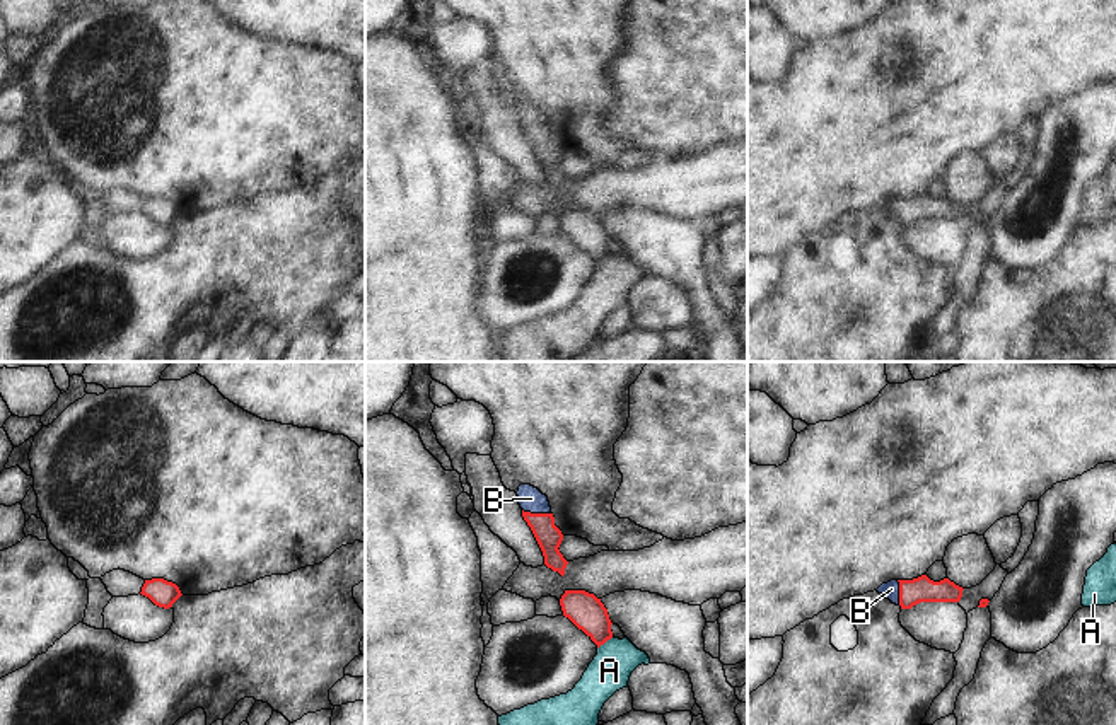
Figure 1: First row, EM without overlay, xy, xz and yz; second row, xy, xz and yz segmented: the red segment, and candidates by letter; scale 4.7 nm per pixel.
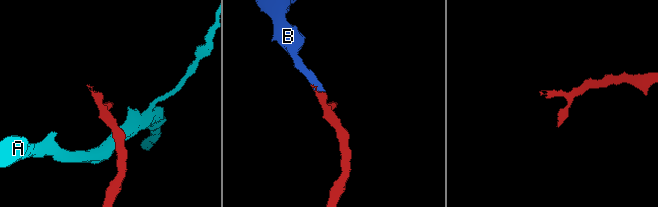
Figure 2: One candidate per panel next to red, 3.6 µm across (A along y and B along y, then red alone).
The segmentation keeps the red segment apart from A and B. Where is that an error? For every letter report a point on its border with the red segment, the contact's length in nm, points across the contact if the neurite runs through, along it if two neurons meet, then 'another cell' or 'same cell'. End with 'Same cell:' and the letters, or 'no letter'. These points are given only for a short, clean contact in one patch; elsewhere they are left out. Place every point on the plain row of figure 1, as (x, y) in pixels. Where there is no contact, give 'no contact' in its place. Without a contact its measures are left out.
A: xz (604, 260) | 100 nm | along xz (613, 255), (598, 266) | another cell
B: xz (536, 132) | 140 nm | across xz (548, 154), (536, 132), (531, 116) | same cell
Same cell: B

